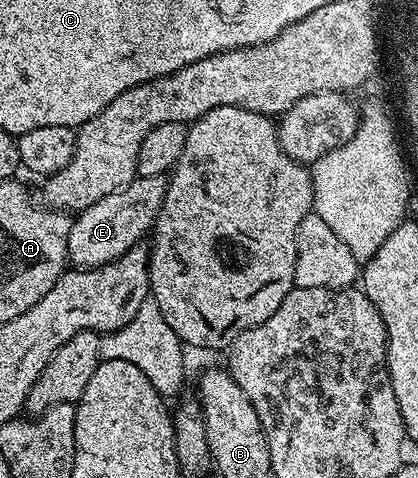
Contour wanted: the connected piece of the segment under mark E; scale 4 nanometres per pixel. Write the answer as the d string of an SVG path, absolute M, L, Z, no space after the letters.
M141 176L113 194L105 194L101 202L84 208L74 217L69 230L67 259L76 269L96 268L113 262L140 243L143 235L150 233L155 226L161 206L167 193L167 176Z

